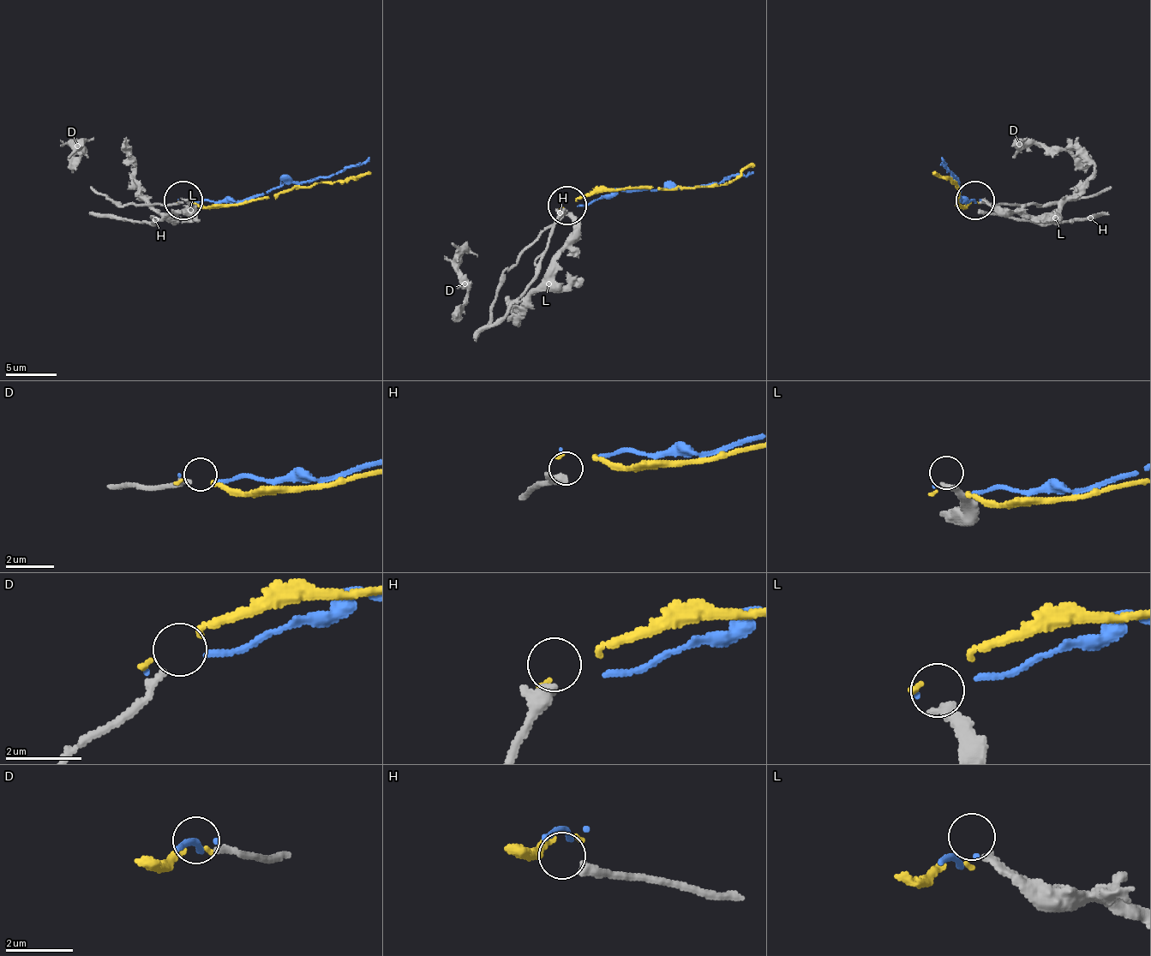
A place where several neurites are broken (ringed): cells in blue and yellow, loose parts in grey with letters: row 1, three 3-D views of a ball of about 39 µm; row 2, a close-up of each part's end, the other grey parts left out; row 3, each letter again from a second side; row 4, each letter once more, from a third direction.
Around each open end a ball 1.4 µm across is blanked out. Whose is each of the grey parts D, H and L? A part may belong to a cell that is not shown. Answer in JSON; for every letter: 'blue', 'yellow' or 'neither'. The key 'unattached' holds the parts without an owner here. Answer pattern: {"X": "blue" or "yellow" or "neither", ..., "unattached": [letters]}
{"D": "blue", "H": "neither", "L": "neither", "unattached": ["H", "L"]}

